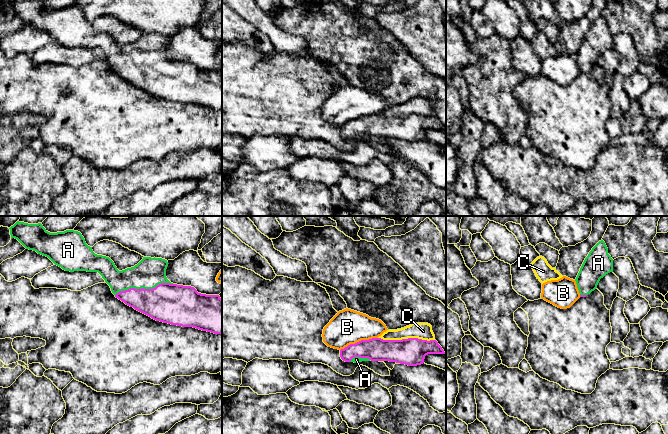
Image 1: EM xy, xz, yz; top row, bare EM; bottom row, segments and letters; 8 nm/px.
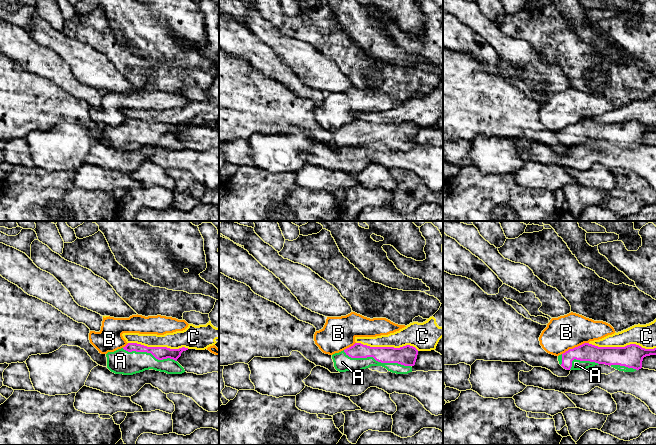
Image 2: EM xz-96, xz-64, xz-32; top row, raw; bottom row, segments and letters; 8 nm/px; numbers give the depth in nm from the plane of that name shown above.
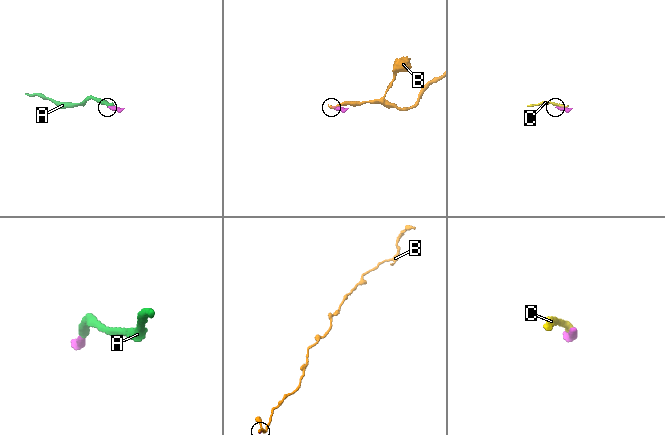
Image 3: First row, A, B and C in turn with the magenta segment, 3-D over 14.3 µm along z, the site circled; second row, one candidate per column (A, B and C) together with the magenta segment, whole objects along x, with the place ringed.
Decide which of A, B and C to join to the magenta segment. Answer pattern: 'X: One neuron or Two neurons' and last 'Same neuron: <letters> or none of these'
A: One neuron
B: Two neurons
C: Two neurons
Same neuron: A

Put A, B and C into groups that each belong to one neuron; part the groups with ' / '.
A / B / C

